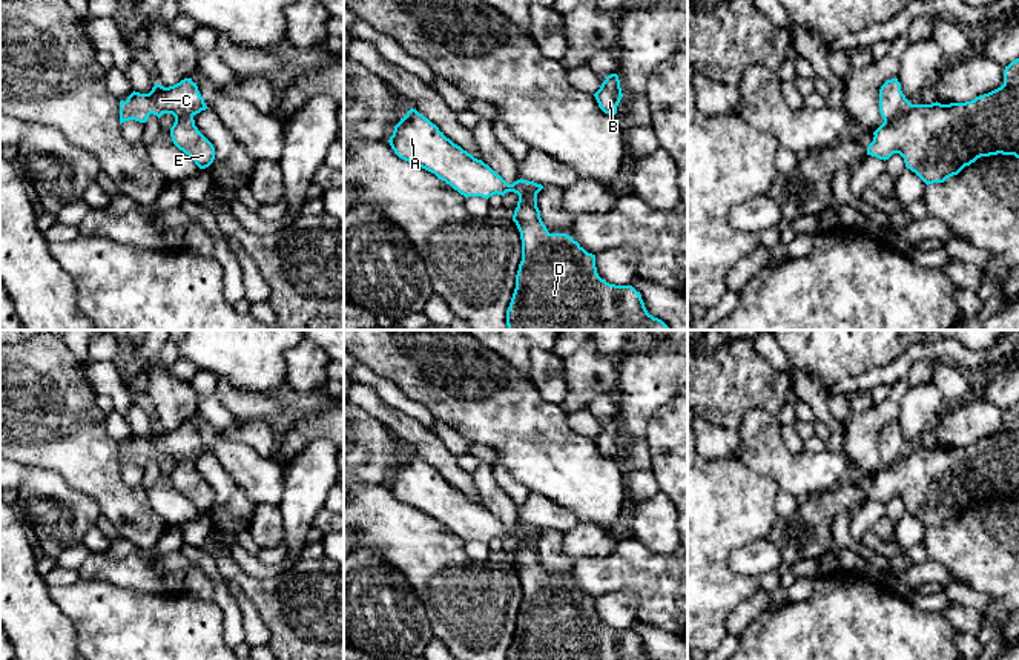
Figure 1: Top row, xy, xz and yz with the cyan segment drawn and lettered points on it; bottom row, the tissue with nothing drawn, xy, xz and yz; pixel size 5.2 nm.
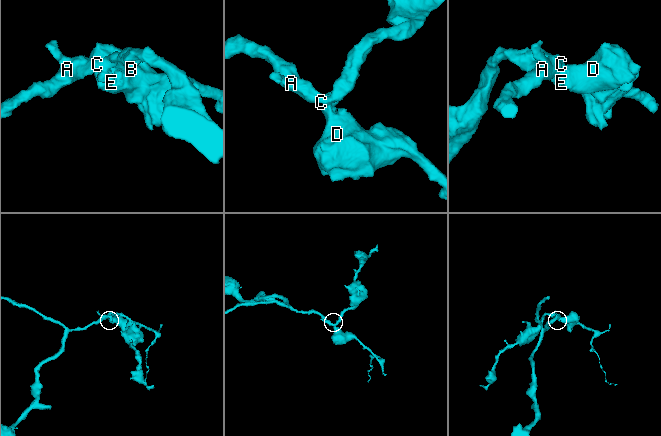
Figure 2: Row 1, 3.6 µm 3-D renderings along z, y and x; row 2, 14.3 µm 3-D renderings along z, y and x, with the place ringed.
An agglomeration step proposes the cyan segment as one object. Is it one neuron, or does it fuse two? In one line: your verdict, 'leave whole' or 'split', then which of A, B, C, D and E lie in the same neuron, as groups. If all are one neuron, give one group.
split | A B C / D E

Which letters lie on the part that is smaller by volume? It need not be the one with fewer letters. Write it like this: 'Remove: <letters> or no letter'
Remove: D, E

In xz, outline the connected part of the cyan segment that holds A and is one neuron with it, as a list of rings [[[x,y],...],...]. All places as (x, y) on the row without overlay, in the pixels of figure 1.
[[[413,451],[394,470],[388,487],[399,502],[434,517],[465,542],[488,543],[496,537],[503,540],[506,536],[525,540],[543,533],[542,528],[522,522],[508,528],[488,508],[454,488]]]

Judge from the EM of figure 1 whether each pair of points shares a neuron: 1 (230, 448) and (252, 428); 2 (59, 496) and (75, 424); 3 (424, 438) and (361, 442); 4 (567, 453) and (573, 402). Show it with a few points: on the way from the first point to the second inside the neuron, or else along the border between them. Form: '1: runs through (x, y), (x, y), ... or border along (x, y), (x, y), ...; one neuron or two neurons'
1: border along (221, 432), (270, 458); two neurons
2: border along (29, 465), (52, 468), (69, 485), (94, 499); two neurons
3: border along (372, 416), (381, 421), (412, 450); two neurons
4: border along (560, 405), (567, 413); two neurons

